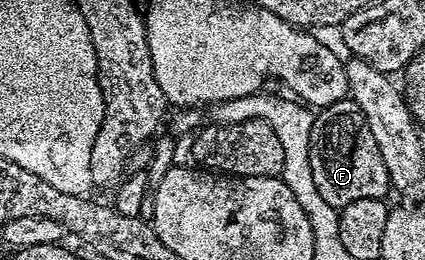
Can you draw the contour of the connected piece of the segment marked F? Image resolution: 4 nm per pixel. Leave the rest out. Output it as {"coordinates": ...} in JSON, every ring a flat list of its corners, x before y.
{"coordinates":[[349,96,324,107,314,117,309,155,315,188,319,188,319,196,327,204,340,208,355,200,384,199,385,193,391,190,387,165,379,154,367,117]]}

